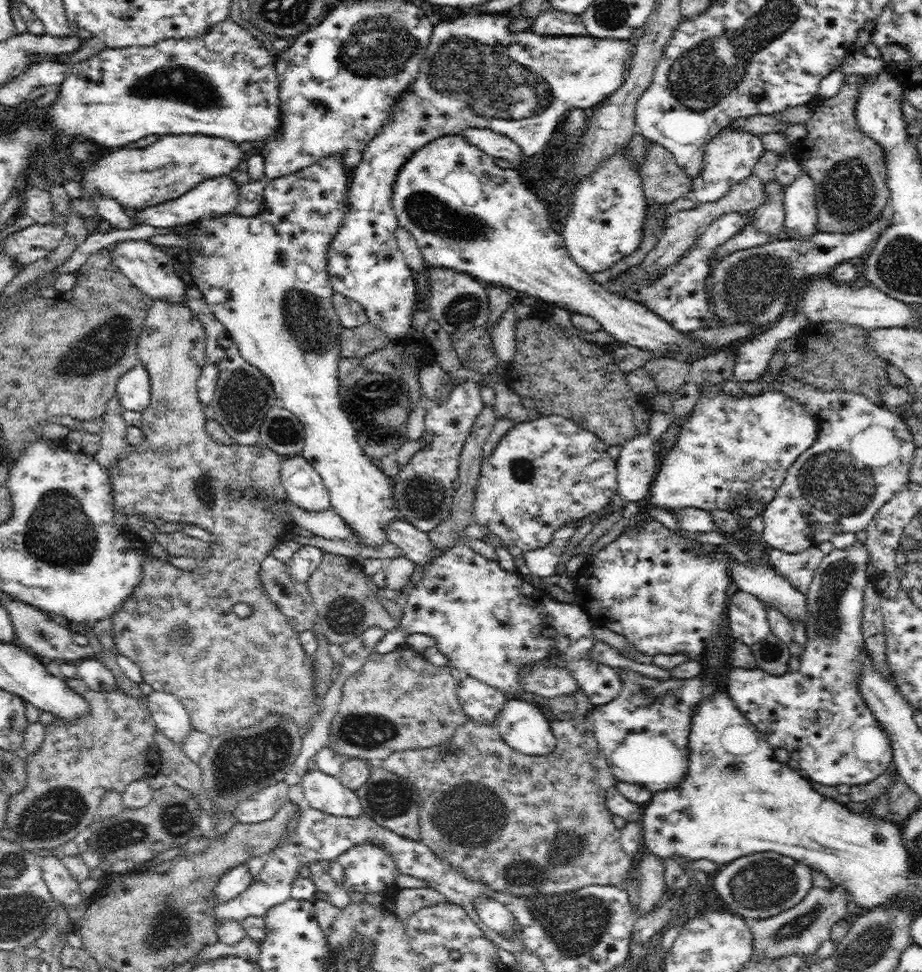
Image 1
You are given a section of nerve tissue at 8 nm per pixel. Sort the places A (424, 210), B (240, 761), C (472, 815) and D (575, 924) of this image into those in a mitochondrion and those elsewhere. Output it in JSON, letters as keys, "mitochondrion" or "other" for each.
{"A":"mitochondrion","B":"mitochondrion","C":"mitochondrion","D":"mitochondrion"}

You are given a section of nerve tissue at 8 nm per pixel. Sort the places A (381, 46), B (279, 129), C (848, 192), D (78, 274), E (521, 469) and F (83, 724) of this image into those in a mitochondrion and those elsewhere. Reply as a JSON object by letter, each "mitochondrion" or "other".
{"A":"mitochondrion","B":"other","C":"mitochondrion","D":"other","E":"mitochondrion","F":"other"}

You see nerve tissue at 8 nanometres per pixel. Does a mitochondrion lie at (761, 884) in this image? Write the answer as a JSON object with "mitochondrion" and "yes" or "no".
{"mitochondrion":"yes"}

